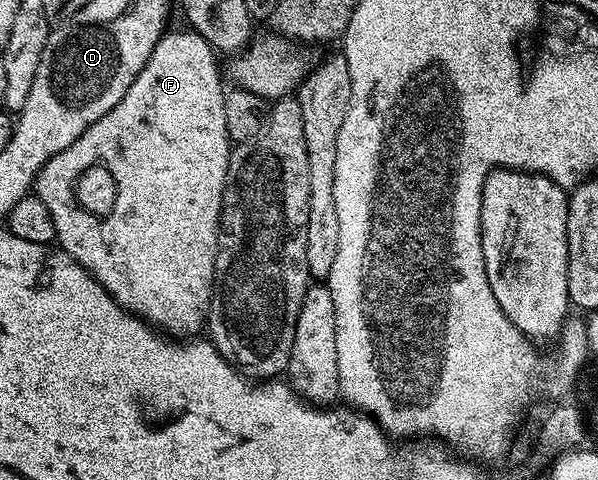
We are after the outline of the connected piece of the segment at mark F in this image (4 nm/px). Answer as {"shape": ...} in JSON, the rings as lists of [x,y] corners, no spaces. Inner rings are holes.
{"shape":[[[190,30],[164,32],[157,46],[153,46],[153,54],[149,54],[149,62],[145,62],[133,86],[125,90],[125,98],[121,98],[121,102],[117,102],[117,106],[113,106],[109,114],[97,118],[97,122],[93,122],[93,126],[89,126],[89,130],[85,130],[85,134],[81,134],[81,138],[73,142],[73,146],[65,146],[61,154],[53,154],[53,158],[49,158],[49,162],[41,166],[37,177],[37,194],[41,202],[45,202],[49,214],[53,214],[58,247],[68,252],[94,280],[101,282],[101,286],[105,286],[108,294],[127,312],[146,320],[172,338],[191,338],[204,331],[211,295],[215,289],[219,215],[223,209],[225,178],[233,147],[233,141],[225,130],[225,87],[223,88],[223,80],[219,77],[219,64],[215,59],[215,49],[208,40],[201,38],[201,34]]]}

